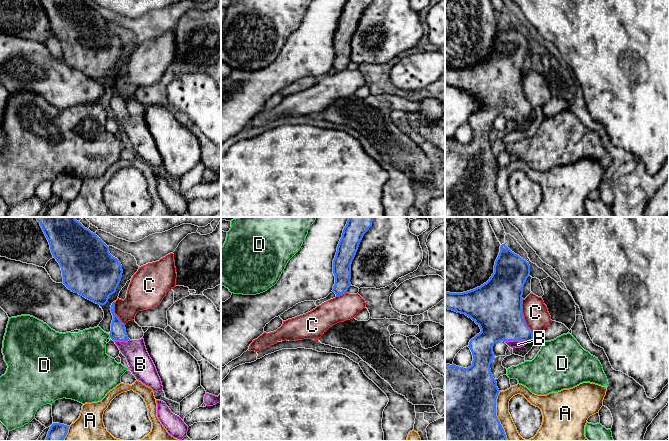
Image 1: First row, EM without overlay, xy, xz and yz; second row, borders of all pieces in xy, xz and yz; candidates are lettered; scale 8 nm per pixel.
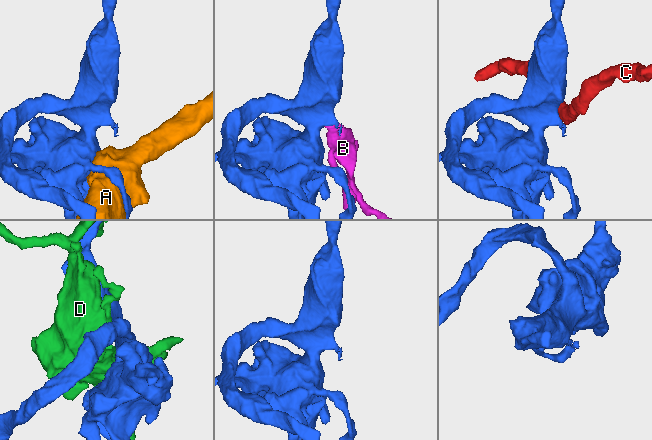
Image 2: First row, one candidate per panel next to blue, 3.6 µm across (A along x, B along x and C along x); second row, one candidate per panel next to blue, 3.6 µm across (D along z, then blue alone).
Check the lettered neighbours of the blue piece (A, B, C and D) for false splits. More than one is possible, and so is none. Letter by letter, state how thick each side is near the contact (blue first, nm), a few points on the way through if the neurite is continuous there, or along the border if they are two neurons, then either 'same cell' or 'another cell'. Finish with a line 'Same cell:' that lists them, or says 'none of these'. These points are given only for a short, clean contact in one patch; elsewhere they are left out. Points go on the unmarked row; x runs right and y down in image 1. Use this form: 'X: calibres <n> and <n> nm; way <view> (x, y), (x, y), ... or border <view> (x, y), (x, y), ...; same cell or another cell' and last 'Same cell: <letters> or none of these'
A: calibres 500 and 120 nm; another cell
B: calibres 380 and 60 nm; way yz (498, 89), (514, 107), (515, 115), (518, 120); same cell
C: calibres 420 and 200 nm; border yz (522, 75), (523, 95), (532, 109); another cell
D: calibres 130 and 360 nm; another cell
Same cell: B

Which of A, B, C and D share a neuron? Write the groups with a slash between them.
A / B / C / D

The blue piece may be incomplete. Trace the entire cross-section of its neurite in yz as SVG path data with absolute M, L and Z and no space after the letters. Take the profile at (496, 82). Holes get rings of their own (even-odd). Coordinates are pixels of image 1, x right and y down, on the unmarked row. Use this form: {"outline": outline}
{"outline": "M504 19L500 22L494 49L486 59L463 69L445 68L445 84L465 90L481 105L481 108L469 118L468 123L473 131L470 143L445 140L445 217L507 217L504 205L496 192L496 175L500 167L491 149L490 140L495 134L493 122L496 118L503 117L511 124L521 124L533 116L533 109L522 89L523 63L529 51L529 39L512 28Z"}

